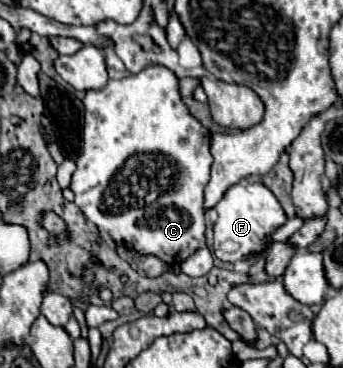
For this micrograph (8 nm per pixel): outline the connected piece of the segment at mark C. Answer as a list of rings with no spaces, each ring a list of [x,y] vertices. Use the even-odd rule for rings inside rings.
[[[147,66],[133,76],[109,80],[99,92],[89,90],[83,98],[83,106],[83,152],[77,158],[77,170],[71,180],[77,208],[85,214],[87,222],[103,230],[115,244],[131,248],[141,256],[153,254],[171,266],[181,264],[187,256],[205,246],[203,188],[209,182],[213,158],[209,154],[211,132],[191,116],[181,100],[179,78],[165,66]],[[167,158],[173,164],[171,176],[167,172]]]

